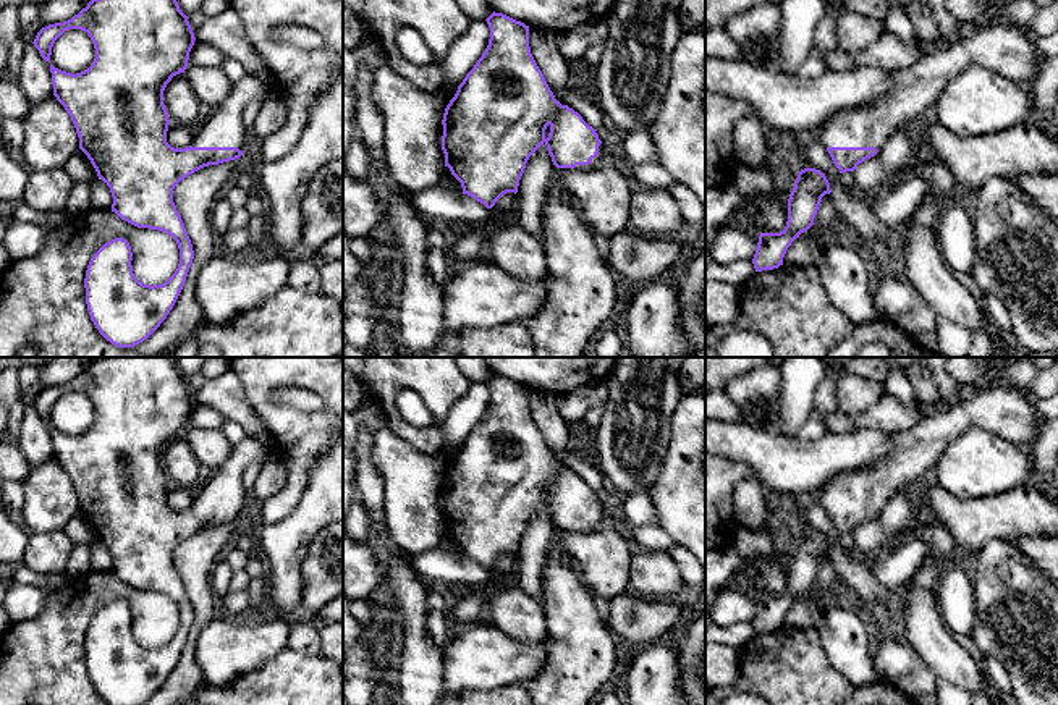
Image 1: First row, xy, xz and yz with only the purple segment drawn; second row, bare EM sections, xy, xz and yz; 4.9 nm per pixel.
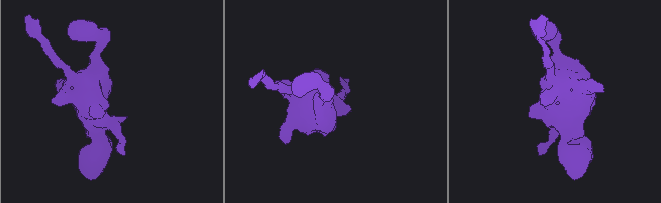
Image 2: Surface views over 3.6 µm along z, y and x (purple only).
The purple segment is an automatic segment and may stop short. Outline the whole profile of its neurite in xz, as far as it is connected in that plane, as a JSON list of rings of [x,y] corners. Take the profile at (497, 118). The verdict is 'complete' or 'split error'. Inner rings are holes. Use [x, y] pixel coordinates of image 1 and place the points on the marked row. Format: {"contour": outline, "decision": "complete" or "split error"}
{"contour": [[[495,11],[485,21],[489,45],[445,108],[442,150],[463,194],[492,209],[503,194],[518,192],[526,163],[542,144],[557,168],[581,171],[603,160],[612,146],[607,134],[555,99],[531,53],[529,26]]], "decision": "split error"}

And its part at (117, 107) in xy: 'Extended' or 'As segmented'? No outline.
Extended

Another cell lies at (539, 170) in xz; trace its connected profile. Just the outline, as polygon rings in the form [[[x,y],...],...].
[[[545,142],[529,157],[516,192],[519,226],[542,239],[544,204],[557,167]]]

